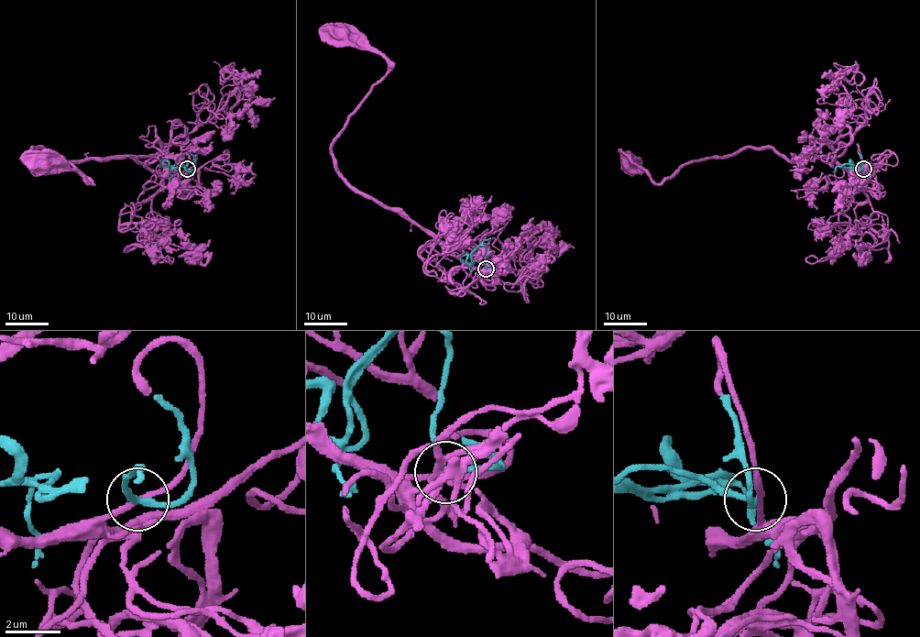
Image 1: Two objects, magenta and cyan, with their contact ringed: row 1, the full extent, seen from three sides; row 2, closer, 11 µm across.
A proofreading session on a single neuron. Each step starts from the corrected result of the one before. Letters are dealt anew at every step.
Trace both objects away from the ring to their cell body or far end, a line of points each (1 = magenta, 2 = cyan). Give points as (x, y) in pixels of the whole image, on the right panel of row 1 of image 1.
1: (863, 169), (857, 175), (831, 158), (785, 159), (772, 149), (740, 148), (689, 161), (657, 183), (628, 164)
2: (863, 169), (843, 164), (840, 166), (860, 166), (867, 180)

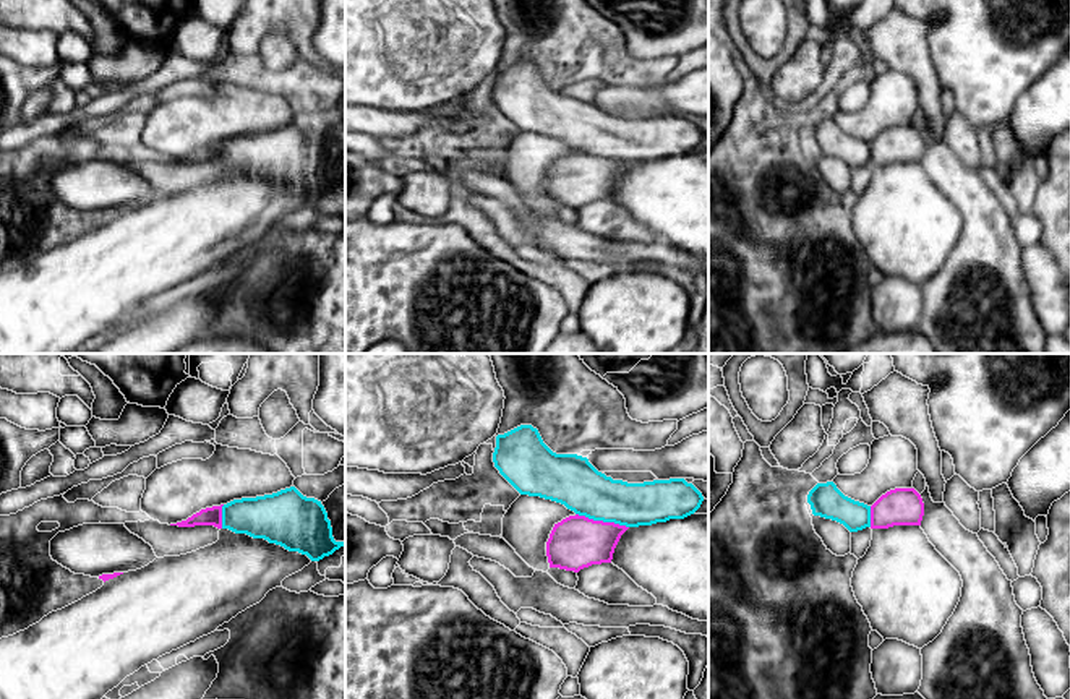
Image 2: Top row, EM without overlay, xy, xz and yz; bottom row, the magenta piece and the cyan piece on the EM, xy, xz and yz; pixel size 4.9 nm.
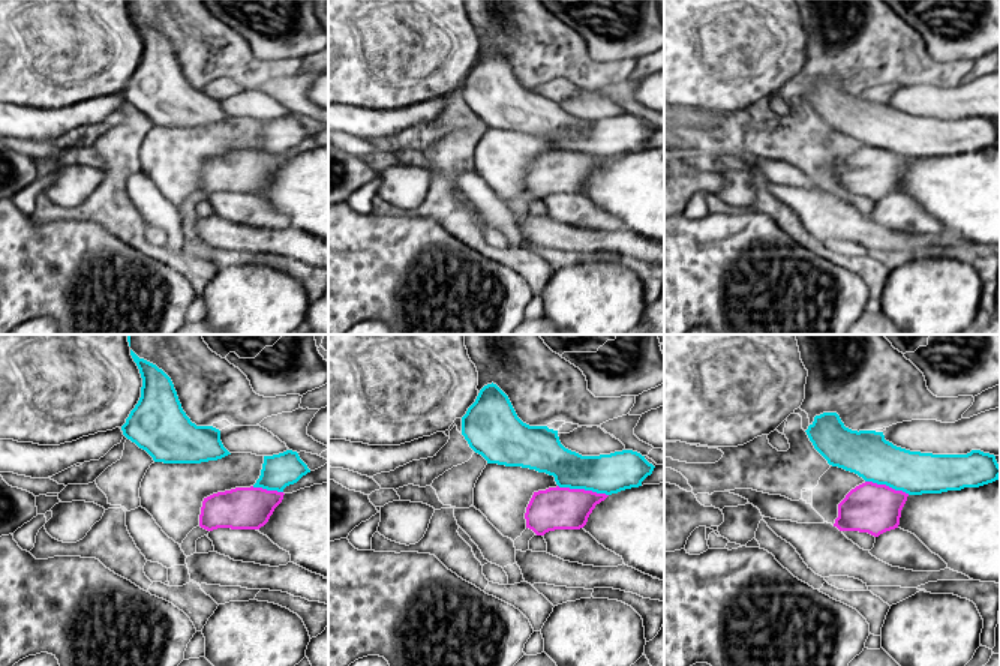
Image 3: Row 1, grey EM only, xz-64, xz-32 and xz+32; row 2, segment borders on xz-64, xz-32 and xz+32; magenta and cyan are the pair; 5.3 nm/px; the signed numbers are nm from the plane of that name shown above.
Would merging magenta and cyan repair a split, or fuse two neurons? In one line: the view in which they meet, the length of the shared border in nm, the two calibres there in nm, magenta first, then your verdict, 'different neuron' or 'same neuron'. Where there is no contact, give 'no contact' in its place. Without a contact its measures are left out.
xz | 280 nm | 260/240 nm | same neuron

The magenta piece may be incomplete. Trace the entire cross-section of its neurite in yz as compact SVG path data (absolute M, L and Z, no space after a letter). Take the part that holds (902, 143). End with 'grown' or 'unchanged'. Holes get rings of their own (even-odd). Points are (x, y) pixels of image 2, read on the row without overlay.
M833 118L817 120L807 131L812 151L843 161L850 169L866 164L921 162L924 139L914 125L895 125L872 143L845 133Z; grown

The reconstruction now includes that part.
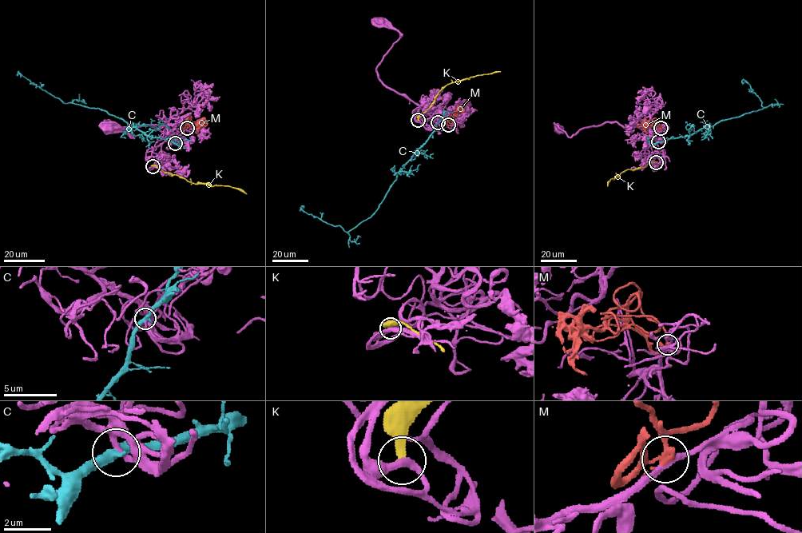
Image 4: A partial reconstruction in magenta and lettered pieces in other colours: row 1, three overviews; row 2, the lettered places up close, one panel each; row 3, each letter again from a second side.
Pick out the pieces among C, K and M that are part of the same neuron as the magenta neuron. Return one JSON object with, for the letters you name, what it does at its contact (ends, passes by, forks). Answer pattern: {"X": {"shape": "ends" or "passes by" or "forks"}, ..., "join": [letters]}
{"M": {"shape": "forks"}, "join": ["M"]}

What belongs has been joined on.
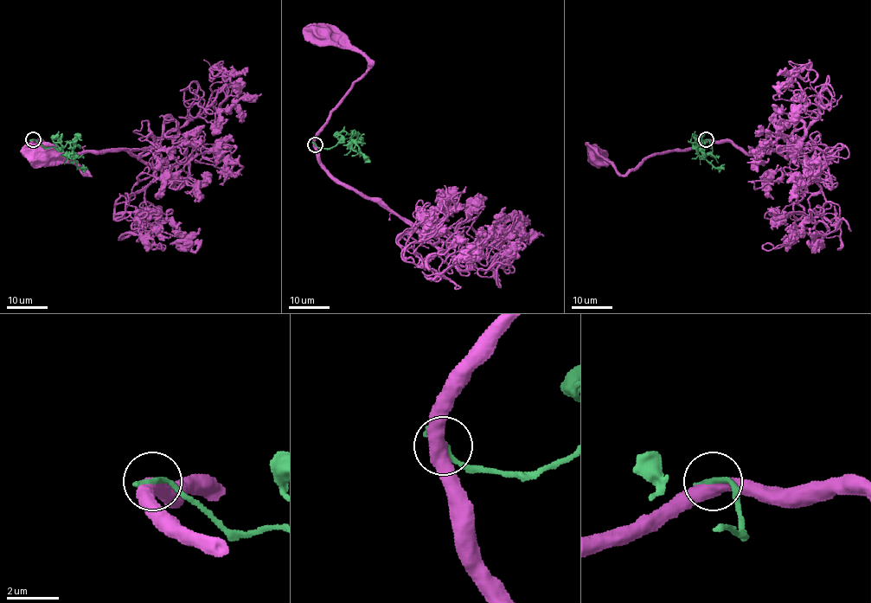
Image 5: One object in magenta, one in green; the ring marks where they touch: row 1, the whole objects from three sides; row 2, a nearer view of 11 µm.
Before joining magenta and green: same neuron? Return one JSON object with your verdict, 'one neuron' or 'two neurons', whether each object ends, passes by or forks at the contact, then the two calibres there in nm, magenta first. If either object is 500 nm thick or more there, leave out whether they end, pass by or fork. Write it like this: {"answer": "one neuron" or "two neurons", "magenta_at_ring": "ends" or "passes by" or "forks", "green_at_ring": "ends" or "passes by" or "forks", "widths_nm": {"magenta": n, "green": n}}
{"answer": "two neurons", "magenta_at_ring": "passes by", "green_at_ring": "ends", "widths_nm": {"magenta": 480, "green": 240}}

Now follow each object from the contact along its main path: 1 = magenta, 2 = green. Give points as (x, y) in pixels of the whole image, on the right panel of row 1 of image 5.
1: (706, 139), (685, 150), (652, 154), (624, 175), (611, 163), (597, 163), (594, 157)
2: (706, 139), (710, 147), (696, 149), (694, 143), (693, 144), (696, 151), (714, 167), (724, 169)

